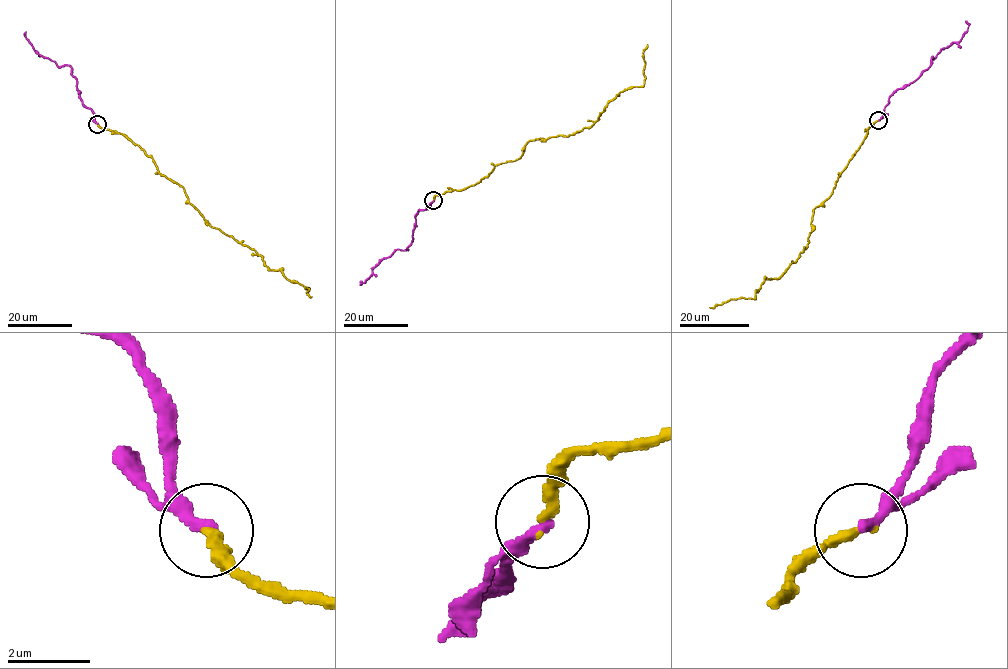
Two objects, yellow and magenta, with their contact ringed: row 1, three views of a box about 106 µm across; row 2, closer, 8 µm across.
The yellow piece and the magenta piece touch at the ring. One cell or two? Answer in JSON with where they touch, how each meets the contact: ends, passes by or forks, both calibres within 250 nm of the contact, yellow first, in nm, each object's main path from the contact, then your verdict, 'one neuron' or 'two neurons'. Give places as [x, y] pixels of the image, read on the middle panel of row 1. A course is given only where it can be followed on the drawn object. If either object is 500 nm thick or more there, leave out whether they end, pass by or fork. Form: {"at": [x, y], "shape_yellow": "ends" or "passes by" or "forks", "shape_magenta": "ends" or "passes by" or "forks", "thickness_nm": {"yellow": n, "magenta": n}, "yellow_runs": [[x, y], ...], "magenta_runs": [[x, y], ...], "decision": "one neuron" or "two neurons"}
{"at": [433, 200], "shape_yellow": "ends", "shape_magenta": "ends", "thickness_nm": {"yellow": 240, "magenta": 280}, "yellow_runs": [[433, 201], [518, 159], [530, 140], [590, 127], [623, 90], [644, 84], [647, 44]], "magenta_runs": [[433, 201], [418, 210], [413, 241], [407, 248], [396, 249], [373, 269], [364, 282], [362, 281]], "decision": "one neuron"}

